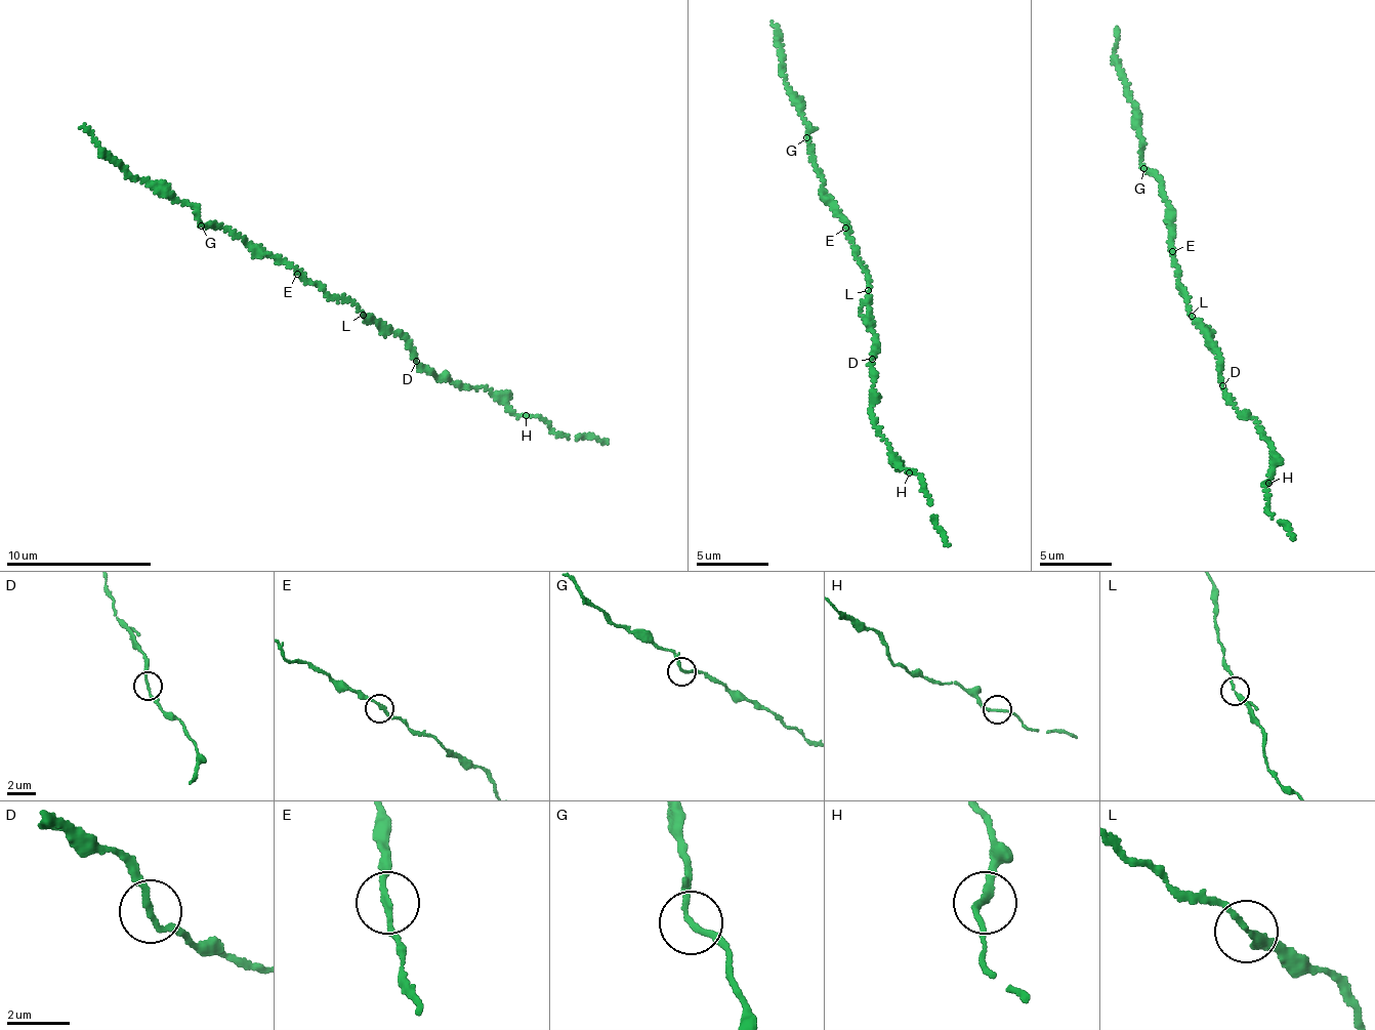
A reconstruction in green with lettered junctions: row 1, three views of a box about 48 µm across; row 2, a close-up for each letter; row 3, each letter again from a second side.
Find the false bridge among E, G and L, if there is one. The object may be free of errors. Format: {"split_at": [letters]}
{"split_at": []}

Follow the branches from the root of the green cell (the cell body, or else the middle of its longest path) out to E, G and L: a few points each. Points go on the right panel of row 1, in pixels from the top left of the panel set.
E: (1185, 301), (1172, 251)
G: (1185, 301), (1172, 256), (1171, 237), (1174, 225), (1158, 177), (1146, 173), (1143, 168)
L: (1185, 301), (1192, 315)

